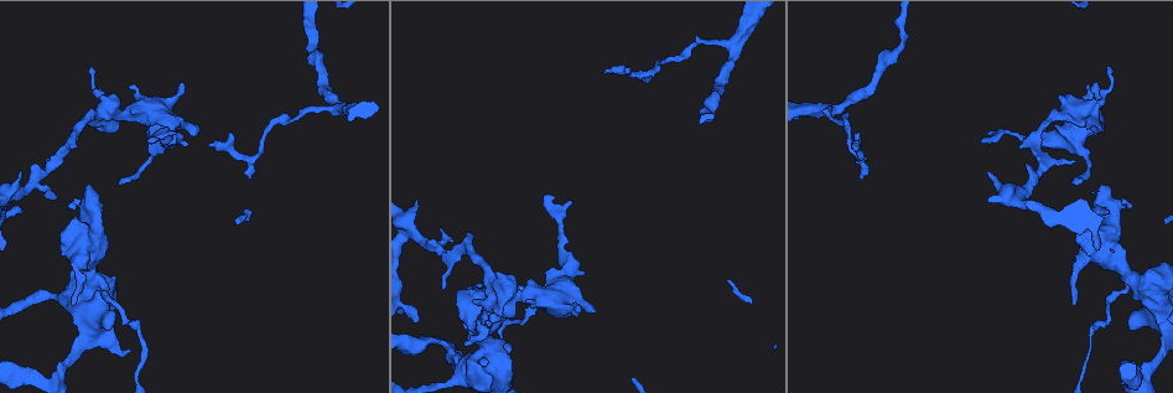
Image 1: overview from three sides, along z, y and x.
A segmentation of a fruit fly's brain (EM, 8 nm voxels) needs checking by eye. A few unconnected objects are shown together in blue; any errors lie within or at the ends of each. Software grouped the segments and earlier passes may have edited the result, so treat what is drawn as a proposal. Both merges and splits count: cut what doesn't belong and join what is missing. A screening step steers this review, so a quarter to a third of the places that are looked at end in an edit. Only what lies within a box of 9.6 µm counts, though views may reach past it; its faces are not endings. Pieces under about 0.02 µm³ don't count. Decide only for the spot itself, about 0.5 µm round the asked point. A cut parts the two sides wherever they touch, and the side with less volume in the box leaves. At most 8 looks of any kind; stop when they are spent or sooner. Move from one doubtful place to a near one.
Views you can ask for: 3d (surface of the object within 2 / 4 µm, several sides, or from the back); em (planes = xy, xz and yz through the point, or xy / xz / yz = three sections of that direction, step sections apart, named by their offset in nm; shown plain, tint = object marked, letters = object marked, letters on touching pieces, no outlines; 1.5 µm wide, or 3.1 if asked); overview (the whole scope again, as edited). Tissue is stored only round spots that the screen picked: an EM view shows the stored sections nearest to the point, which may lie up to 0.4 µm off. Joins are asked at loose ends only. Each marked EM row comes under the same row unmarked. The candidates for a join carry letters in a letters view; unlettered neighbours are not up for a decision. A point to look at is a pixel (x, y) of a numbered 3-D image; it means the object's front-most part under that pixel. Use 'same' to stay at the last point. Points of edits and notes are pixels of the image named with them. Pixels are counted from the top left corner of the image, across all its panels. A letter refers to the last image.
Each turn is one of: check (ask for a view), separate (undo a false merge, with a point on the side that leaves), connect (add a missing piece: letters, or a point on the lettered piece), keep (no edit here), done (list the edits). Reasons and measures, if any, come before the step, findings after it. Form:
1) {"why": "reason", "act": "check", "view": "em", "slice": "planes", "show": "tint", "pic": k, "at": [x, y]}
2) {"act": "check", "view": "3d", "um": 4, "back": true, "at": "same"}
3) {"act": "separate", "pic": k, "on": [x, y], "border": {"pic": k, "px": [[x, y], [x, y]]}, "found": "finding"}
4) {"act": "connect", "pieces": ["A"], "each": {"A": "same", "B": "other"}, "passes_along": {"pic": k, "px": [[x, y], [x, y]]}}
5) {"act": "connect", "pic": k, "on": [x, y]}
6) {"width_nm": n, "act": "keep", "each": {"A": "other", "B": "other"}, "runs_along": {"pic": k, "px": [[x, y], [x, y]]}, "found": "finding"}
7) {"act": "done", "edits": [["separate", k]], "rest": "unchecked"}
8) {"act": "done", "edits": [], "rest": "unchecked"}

{"act": "check", "view": "em", "slice": "xy", "step": 8, "show": "tint", "pic": 1, "at": [15, 197]}

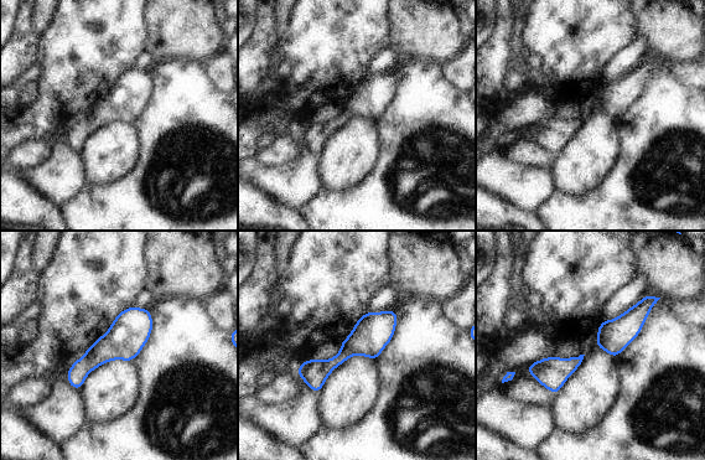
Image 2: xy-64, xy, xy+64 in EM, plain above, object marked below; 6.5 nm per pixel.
{"act": "check", "view": "em", "slice": "planes", "show": "letters", "at": "same"}

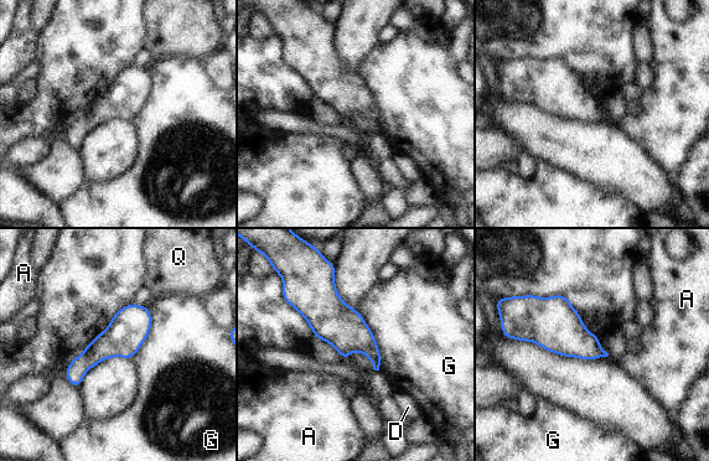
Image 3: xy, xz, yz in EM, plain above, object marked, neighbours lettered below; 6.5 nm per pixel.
{"act": "keep", "each": {"A": "other", "D": "other", "G": "other", "Q": "other"}, "border": {"pic": 3, "px": [[356, 310], [374, 338], [379, 369]]}, "found": "all the same neuron"}

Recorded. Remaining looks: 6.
{"why": "free end", "act": "check", "view": "3d", "um": 4, "pic": 1, "at": [1085, 126]}

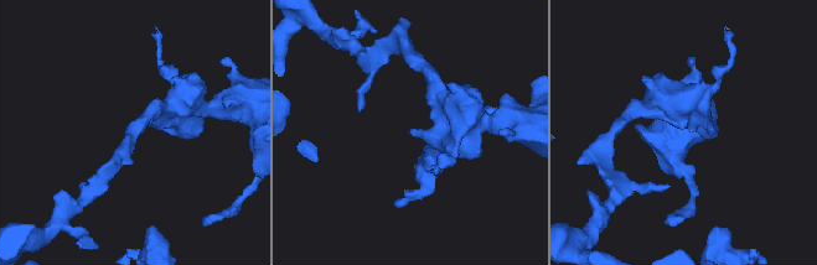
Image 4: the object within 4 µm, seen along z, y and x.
{"why": "shape alone is not enough", "act": "check", "view": "em", "slice": "planes", "show": "tint", "pic": 4, "at": [408, 131]}

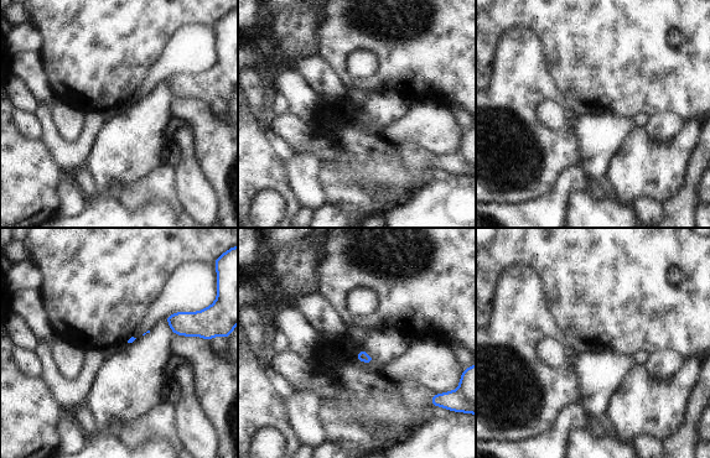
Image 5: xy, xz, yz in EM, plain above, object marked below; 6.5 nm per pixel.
{"act": "check", "view": "em", "slice": "planes", "show": "letters", "at": "same"}

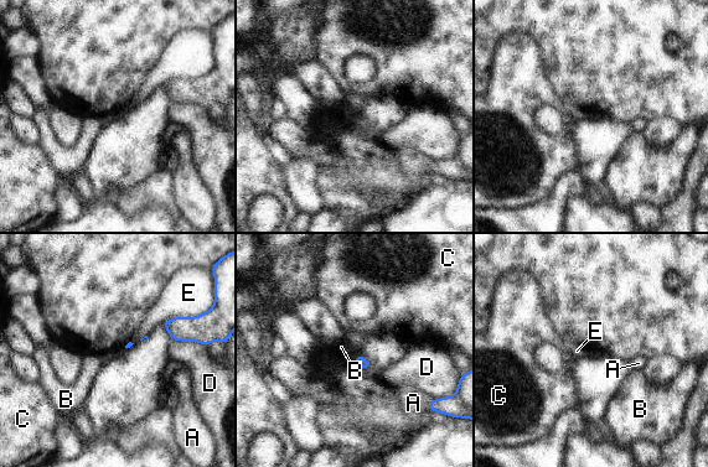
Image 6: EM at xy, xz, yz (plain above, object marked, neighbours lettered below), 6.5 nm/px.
{"act": "keep", "each": {"A": "other", "B": "other", "C": "other", "D": "other", "E": "other"}, "border": {"pic": 6, "px": [[195, 316], [174, 316], [161, 323]]}, "found": "no lettered piece goes on from it"}

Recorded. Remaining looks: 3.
{"why": "stops while still wide", "act": "check", "view": "em", "slice": "xz", "step": 4, "show": "tint", "pic": 1, "at": [20, 213]}

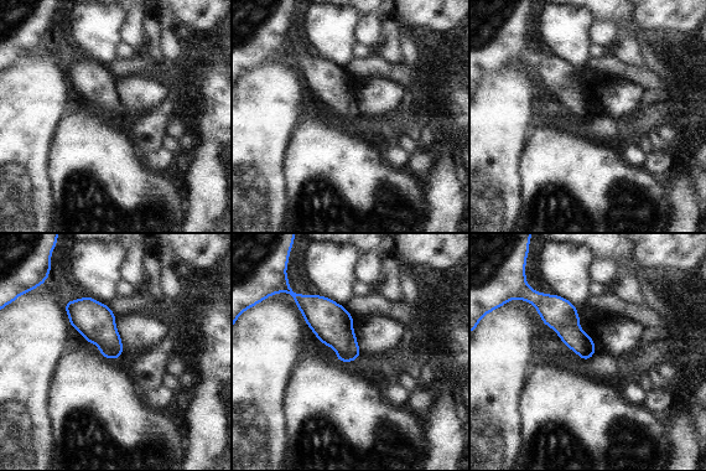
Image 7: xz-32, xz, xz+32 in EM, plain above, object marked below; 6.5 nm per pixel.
{"why": "cut it another way", "act": "check", "view": "em", "slice": "planes", "show": "letters", "at": "same"}

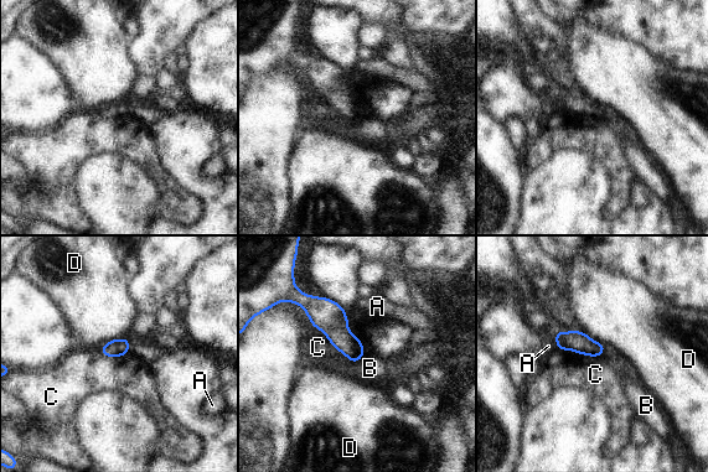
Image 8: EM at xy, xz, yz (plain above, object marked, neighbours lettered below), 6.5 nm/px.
{"act": "keep", "each": {"A": "other", "B": "other", "C": "other", "D": "other"}, "border": {"pic": 8, "px": [[558, 348], [599, 357]]}, "found": "no lettered piece goes on from it"}

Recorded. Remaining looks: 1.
{"act": "done", "edits": [], "rest": "unchecked"}

